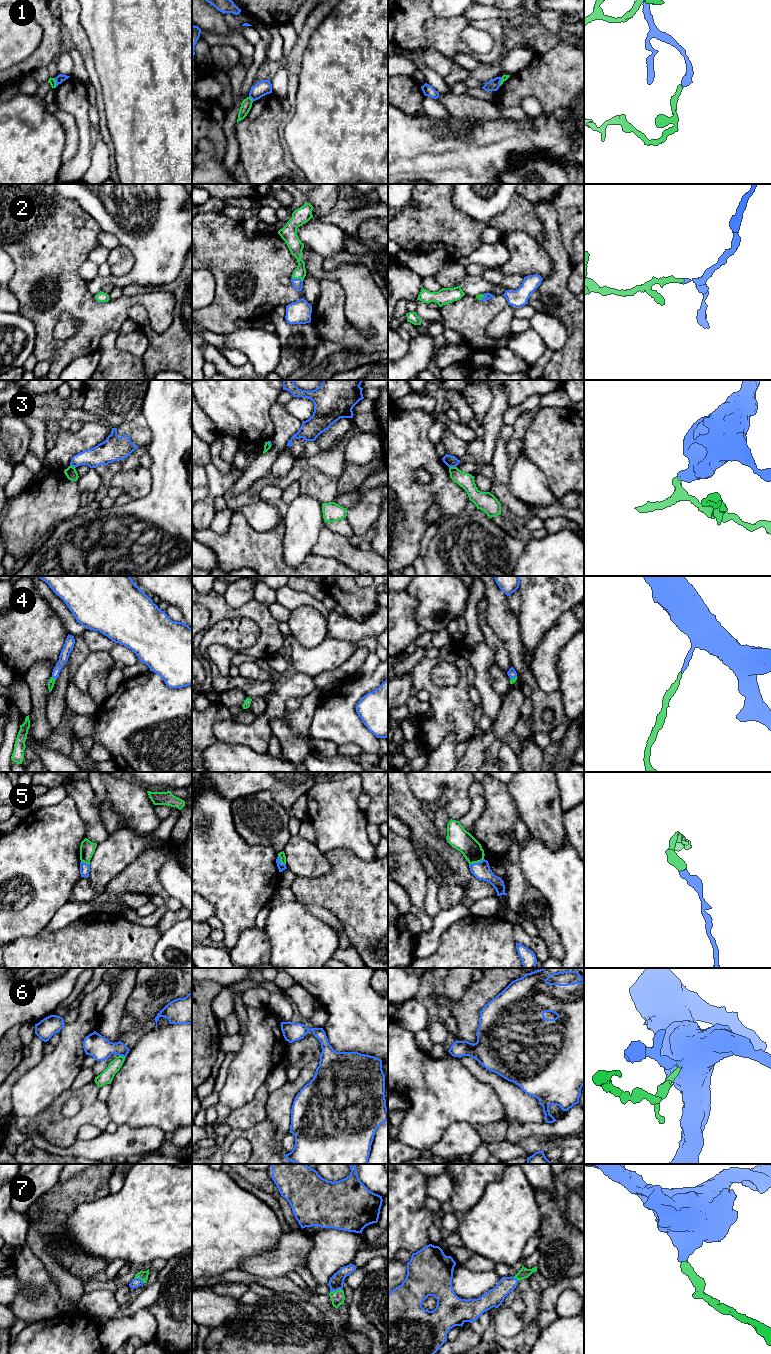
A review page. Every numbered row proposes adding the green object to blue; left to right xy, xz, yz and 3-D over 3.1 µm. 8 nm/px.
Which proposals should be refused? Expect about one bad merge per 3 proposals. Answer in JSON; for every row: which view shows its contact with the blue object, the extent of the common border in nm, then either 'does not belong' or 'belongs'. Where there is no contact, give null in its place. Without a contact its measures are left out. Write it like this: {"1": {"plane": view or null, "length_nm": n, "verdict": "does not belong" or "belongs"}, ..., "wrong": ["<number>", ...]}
{"1": {"plane": "xy", "length_nm": 80, "verdict": "does not belong"}, "2": {"plane": "xz", "length_nm": 90, "verdict": "belongs"}, "3": {"plane": "yz", "length_nm": 60, "verdict": "does not belong"}, "4": {"plane": "xy", "length_nm": 40, "verdict": "belongs"}, "5": {"plane": "yz", "length_nm": 130, "verdict": "belongs"}, "6": {"plane": "xy", "length_nm": 70, "verdict": "belongs"}, "7": {"plane": "xz", "length_nm": 100, "verdict": "belongs"}, "wrong": ["1", "3"]}

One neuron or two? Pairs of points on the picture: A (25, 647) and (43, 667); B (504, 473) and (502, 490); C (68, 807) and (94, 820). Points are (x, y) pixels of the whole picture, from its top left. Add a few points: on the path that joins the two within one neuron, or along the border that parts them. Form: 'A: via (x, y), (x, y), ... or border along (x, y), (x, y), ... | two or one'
A: border along (53, 666), (47, 661), (36, 661), (23, 677) | two
B: border along (507, 484), (495, 484), (492, 486) | two
C: border along (68, 795), (86, 825), (86, 834) | two

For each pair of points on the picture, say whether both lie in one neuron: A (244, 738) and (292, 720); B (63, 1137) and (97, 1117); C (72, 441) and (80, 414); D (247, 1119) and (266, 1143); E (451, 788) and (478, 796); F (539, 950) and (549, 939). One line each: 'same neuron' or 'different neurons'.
A: different neurons
B: same neuron
C: different neurons
D: different neurons
E: different neurons
F: different neurons

